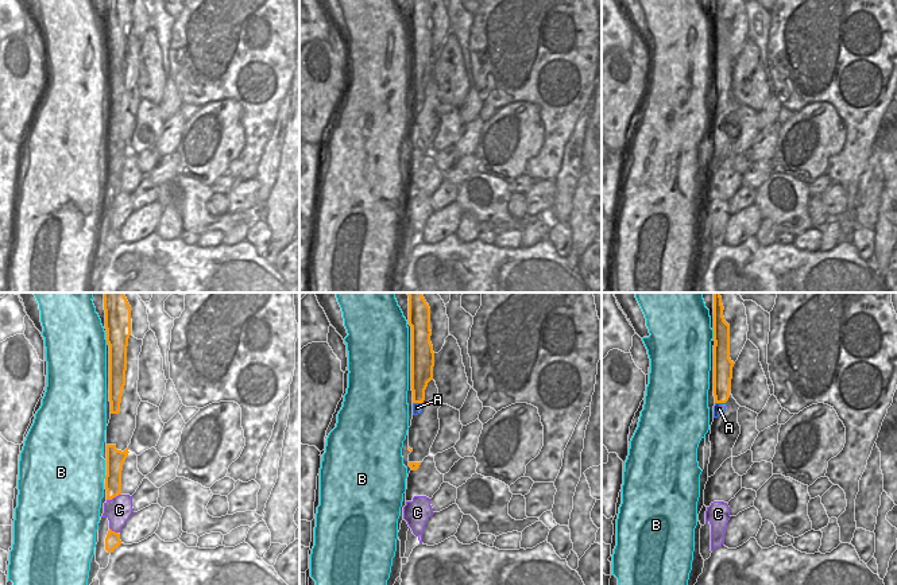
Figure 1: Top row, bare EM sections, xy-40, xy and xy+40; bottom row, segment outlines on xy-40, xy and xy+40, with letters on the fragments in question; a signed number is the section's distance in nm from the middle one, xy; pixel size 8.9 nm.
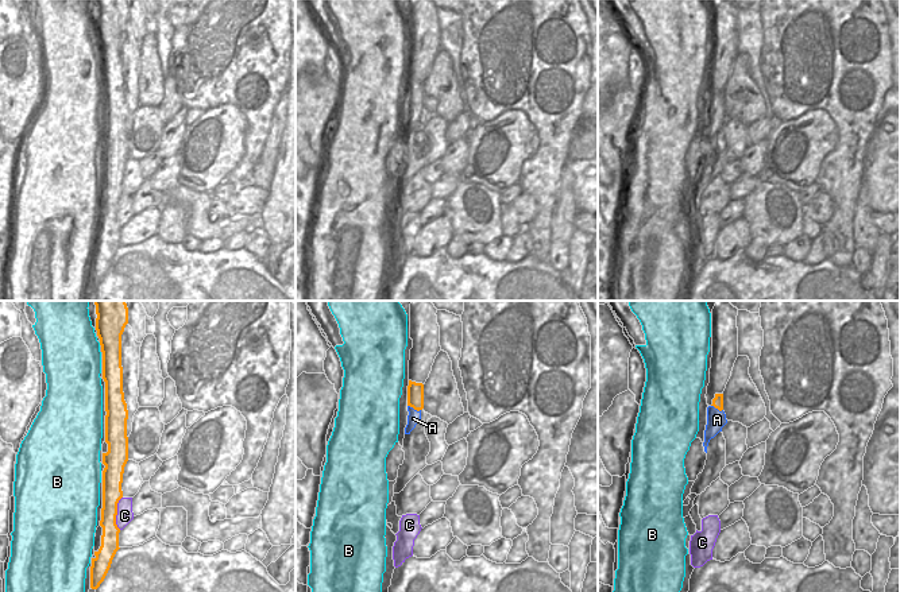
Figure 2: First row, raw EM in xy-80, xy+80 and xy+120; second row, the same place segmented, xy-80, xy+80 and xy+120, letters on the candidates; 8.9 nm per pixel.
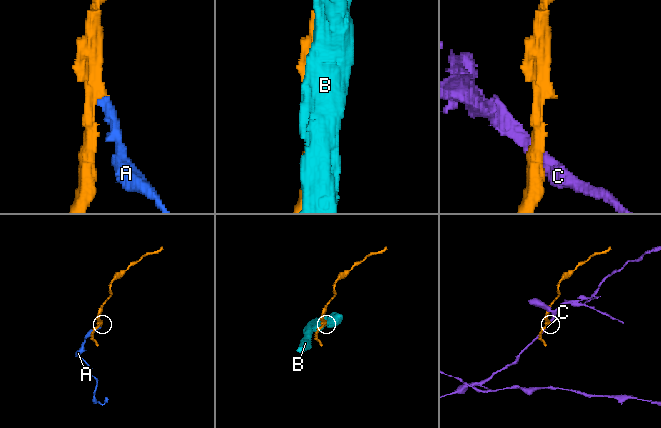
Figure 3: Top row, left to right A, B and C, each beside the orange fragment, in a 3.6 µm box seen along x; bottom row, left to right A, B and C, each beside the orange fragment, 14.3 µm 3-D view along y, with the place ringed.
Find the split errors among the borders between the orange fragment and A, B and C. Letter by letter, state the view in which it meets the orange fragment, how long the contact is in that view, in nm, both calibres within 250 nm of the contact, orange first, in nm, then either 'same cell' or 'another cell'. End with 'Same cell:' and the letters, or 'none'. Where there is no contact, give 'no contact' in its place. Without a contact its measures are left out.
A: xy+40 | 110 nm | 170/100 nm | another cell
B: xy+40 | 70 nm | 150/440 nm | another cell
C: xy-40 | 150 nm | 140/240 nm | another cell
Same cell: none

